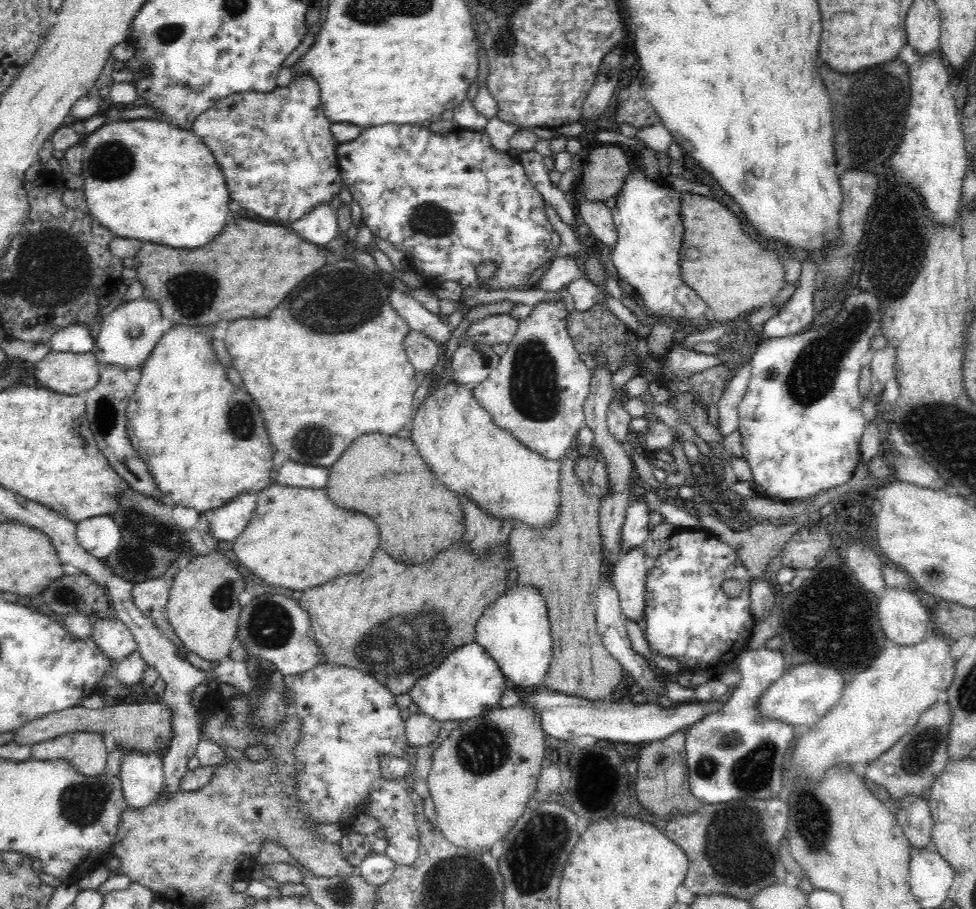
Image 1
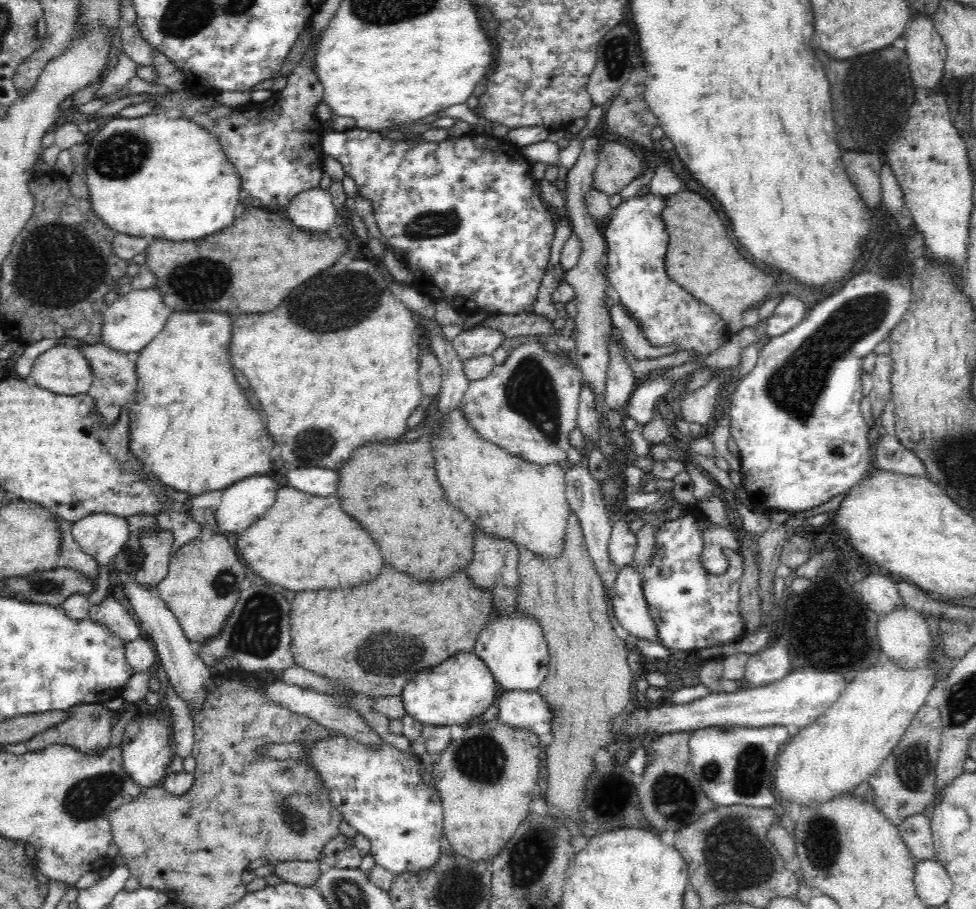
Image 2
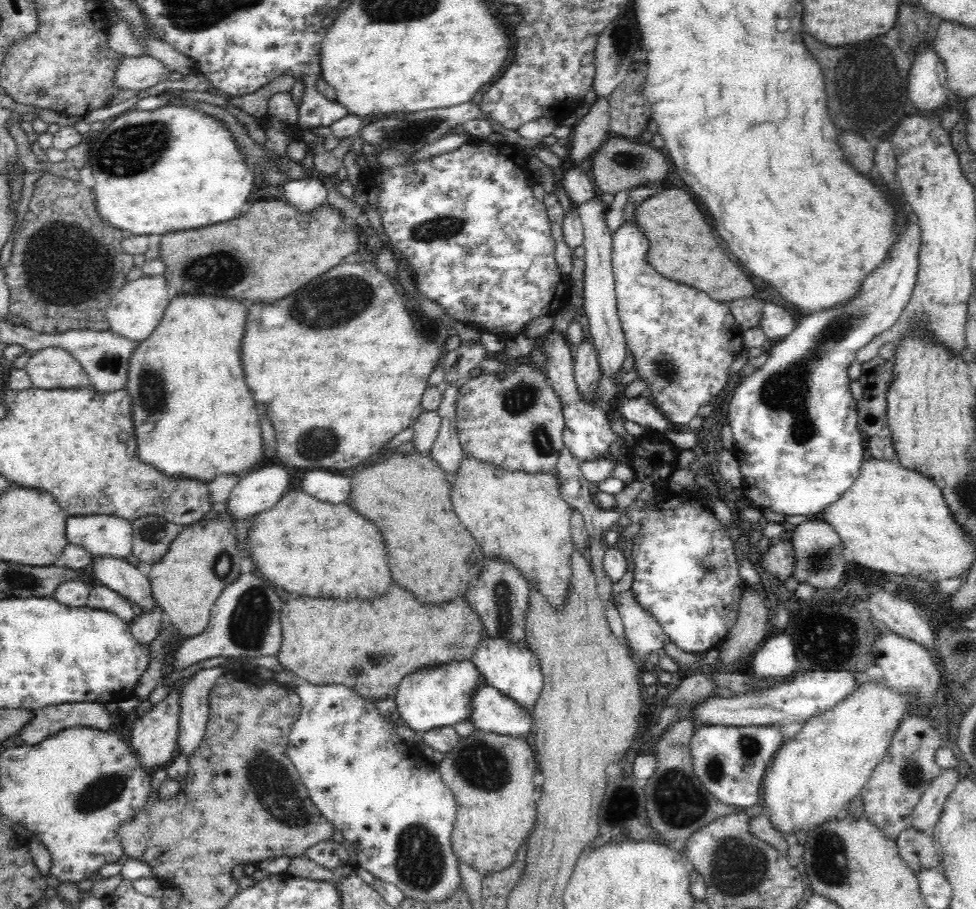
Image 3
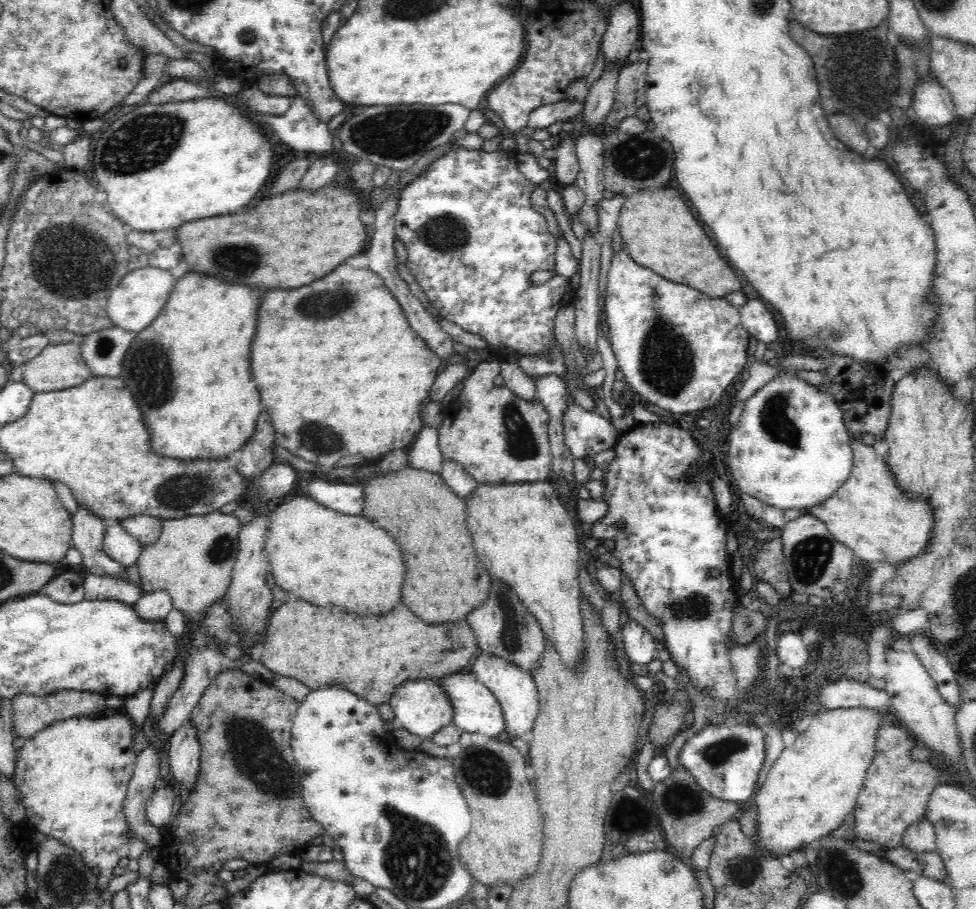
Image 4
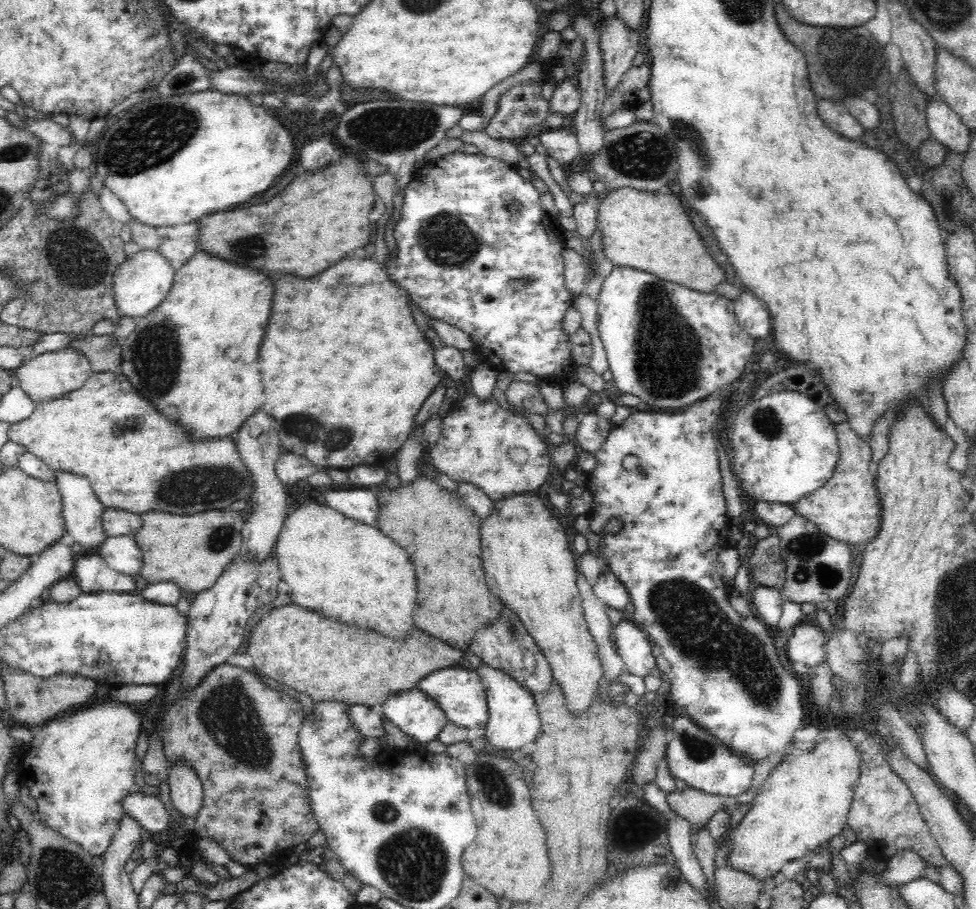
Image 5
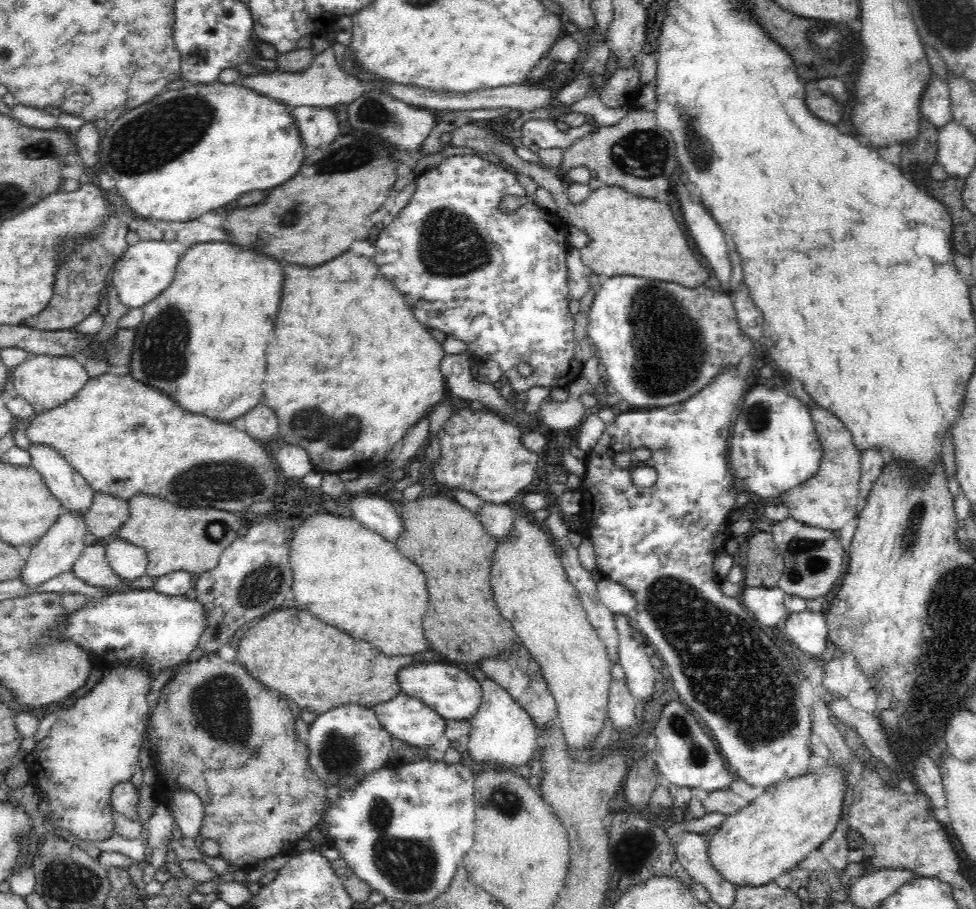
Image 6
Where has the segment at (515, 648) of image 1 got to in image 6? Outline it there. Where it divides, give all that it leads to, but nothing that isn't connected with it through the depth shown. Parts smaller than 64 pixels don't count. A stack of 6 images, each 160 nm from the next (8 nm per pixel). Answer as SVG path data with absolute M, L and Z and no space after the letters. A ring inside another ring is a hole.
M494 679L481 682L482 698L477 713L470 719L471 731L466 737L466 749L470 764L498 764L502 768L526 766L536 750L537 732L533 719L517 701L510 697L509 691Z

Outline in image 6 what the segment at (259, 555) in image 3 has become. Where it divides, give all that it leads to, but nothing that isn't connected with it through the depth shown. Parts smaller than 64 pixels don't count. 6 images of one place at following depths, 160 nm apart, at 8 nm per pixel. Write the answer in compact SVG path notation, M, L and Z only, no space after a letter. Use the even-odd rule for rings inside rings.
M316 514L310 520L306 520L300 528L294 530L294 538L290 546L290 566L293 572L293 585L291 588L291 596L296 599L296 609L307 611L322 620L323 623L330 624L330 626L338 626L340 630L346 630L346 634L354 634L358 638L366 638L374 649L384 653L385 655L419 655L420 653L432 650L424 638L422 632L422 614L426 612L428 606L428 594L426 594L426 578L420 572L420 568L416 564L412 564L410 560L406 560L394 546L393 542L388 542L382 535L368 530L360 521L354 518L340 518L340 516L332 516L332 514Z

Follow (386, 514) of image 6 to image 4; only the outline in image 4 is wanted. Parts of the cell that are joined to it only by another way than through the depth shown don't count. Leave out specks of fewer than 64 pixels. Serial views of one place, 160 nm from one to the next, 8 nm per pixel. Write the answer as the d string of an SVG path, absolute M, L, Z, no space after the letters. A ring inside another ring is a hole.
M316 478L310 481L310 496L316 502L330 506L330 510L338 510L342 514L360 516L362 514L362 488L354 484L342 484L344 480L326 481Z

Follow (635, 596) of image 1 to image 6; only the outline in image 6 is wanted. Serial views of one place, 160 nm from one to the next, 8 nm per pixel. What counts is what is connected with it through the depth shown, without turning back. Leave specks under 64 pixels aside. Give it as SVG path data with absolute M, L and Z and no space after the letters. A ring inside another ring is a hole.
M613 614L612 618L619 634L617 653L624 669L626 689L638 702L647 702L649 705L654 700L652 689L656 672L650 663L651 656L644 651L648 642L630 627L626 615Z

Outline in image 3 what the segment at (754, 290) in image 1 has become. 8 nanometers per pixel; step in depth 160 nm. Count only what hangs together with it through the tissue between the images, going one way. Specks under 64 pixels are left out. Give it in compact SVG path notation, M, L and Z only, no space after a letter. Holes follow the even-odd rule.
M670 188L659 192L658 189L658 194L654 193L636 205L633 217L649 239L646 261L664 278L701 290L712 300L728 304L735 298L748 298L754 294L752 282L726 258L712 238L702 212L684 190Z

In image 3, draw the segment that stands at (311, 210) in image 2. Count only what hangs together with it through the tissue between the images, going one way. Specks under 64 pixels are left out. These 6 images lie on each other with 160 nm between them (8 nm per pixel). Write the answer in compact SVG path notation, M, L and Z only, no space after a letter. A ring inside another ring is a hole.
M310 173L299 179L291 179L283 186L283 198L294 208L302 212L316 210L326 202L328 191L324 187L323 177Z

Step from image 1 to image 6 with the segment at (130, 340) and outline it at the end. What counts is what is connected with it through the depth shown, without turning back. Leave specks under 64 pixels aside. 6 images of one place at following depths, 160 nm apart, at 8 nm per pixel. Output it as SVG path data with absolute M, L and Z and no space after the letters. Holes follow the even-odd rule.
M140 240L128 246L115 262L110 274L110 280L123 306L128 310L140 308L157 297L173 281L179 256L180 250L164 240Z

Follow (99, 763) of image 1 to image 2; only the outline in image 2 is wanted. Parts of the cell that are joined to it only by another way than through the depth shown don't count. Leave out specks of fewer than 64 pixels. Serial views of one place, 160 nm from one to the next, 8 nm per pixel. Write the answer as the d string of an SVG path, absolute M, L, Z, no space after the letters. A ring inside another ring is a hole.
M97 702L94 704L80 704L72 706L68 710L69 716L57 725L37 734L30 740L25 741L25 747L30 752L37 753L53 744L66 744L73 746L84 754L100 753L101 750L110 746L110 728L112 728L112 711Z

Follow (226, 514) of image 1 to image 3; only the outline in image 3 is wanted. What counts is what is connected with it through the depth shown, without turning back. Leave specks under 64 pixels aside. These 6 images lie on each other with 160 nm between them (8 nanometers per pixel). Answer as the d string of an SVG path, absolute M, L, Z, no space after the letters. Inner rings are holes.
M284 464L259 468L236 482L227 499L228 510L234 518L248 520L252 514L272 508L288 492L288 486L290 474Z

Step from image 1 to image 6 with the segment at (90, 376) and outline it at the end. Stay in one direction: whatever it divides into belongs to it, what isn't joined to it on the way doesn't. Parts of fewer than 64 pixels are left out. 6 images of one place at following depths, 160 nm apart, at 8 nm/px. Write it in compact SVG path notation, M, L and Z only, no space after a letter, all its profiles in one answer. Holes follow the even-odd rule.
M34 355L14 368L12 383L18 392L17 397L30 403L34 407L35 413L40 414L70 401L86 385L88 379L88 373L86 373L82 362L78 362L75 358L59 358L57 355Z

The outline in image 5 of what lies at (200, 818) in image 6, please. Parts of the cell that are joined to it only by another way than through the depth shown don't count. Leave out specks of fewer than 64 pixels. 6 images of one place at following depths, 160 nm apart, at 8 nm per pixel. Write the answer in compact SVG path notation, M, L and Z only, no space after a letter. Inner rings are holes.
M176 763L167 780L174 809L184 819L197 818L203 806L203 788L196 772L186 763Z

